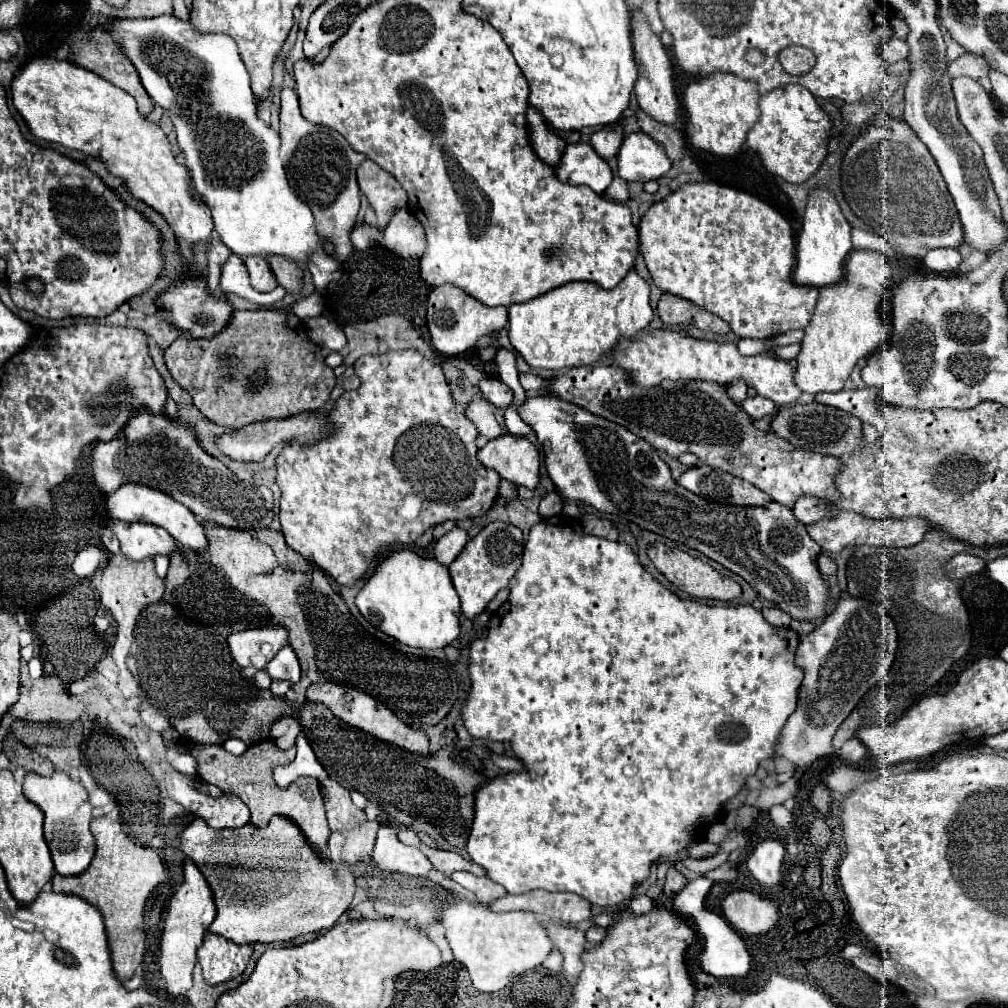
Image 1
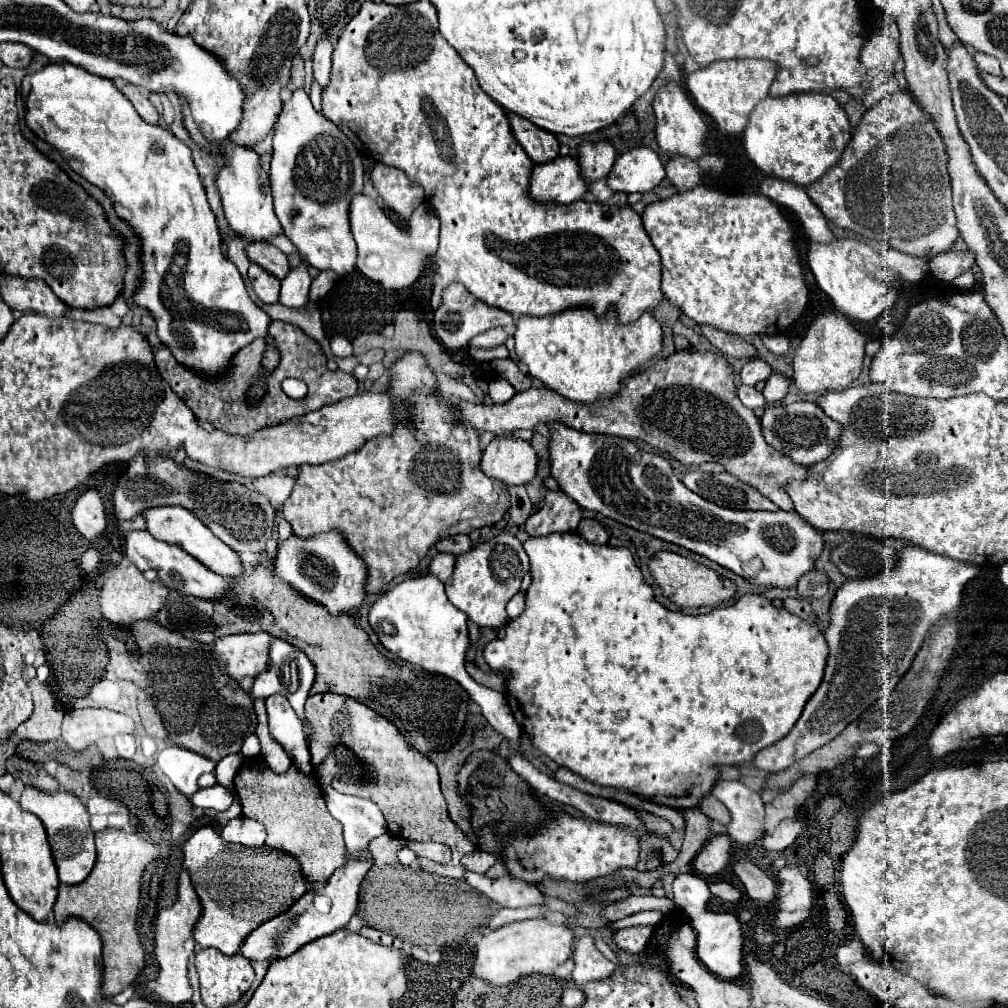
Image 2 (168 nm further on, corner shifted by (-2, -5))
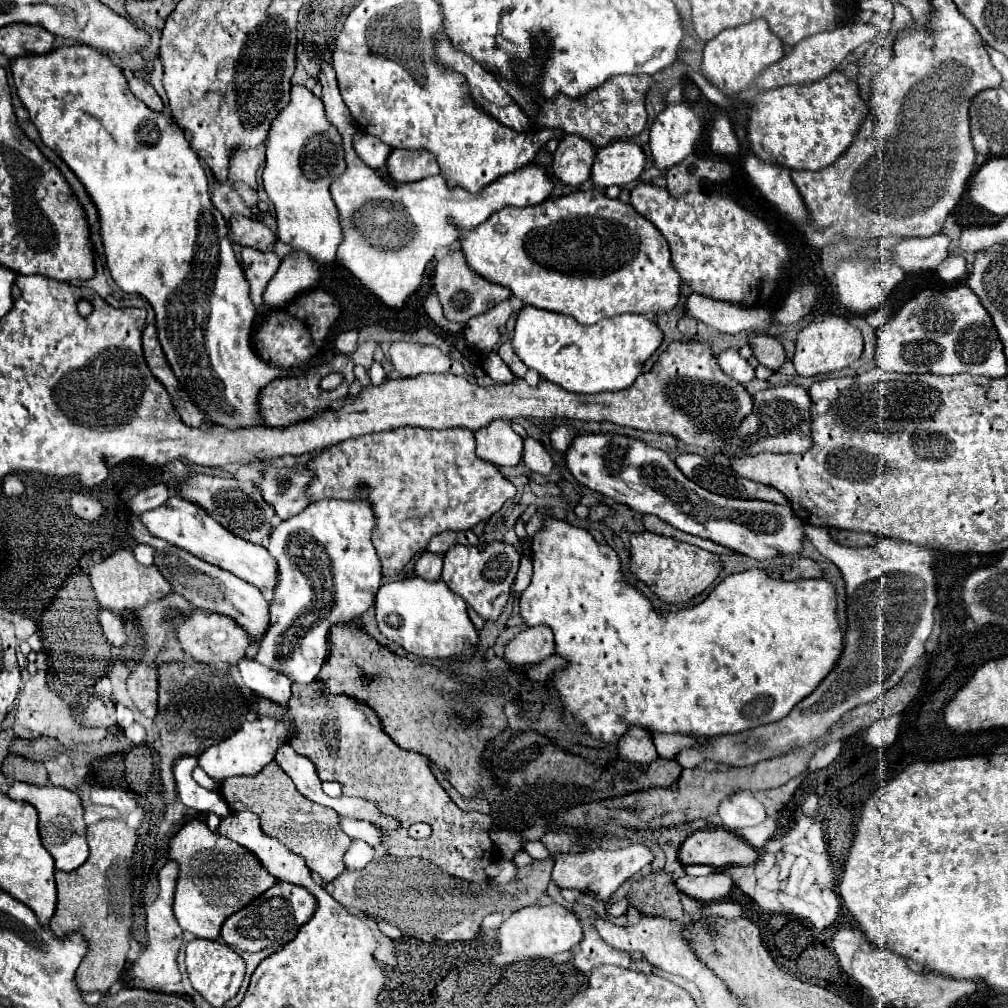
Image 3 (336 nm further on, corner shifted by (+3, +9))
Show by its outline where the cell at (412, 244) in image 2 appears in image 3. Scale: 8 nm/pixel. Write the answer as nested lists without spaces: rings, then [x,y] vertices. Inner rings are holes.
[[[328,61],[320,63],[318,81],[322,85],[322,101],[324,101],[326,117],[338,127],[338,131],[344,137],[346,163],[348,163],[346,173],[340,175],[330,187],[332,199],[338,207],[344,227],[344,241],[338,247],[336,261],[342,267],[346,267],[356,279],[360,279],[362,285],[370,289],[382,303],[386,303],[392,309],[402,309],[406,299],[420,287],[424,269],[428,261],[436,255],[436,251],[442,247],[452,247],[458,241],[458,227],[464,229],[476,227],[504,205],[514,205],[514,207],[538,205],[554,189],[554,181],[546,173],[546,167],[536,163],[528,163],[518,171],[496,179],[492,185],[488,185],[488,189],[484,189],[484,193],[478,195],[464,193],[464,189],[448,189],[446,181],[440,175],[426,177],[416,183],[390,185],[382,177],[378,177],[374,169],[370,169],[356,157],[352,149],[352,133],[356,133],[356,127],[338,93],[336,73]],[[368,203],[384,203],[384,205],[372,205],[372,209],[364,209],[364,213],[360,213],[360,225],[356,225],[358,211]]]

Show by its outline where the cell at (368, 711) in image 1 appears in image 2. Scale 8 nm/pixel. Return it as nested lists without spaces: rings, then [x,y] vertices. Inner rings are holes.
[[[335,693],[309,695],[305,703],[305,719],[313,731],[309,739],[313,767],[319,767],[329,757],[329,747],[335,749],[337,745],[343,745],[345,749],[351,749],[353,755],[367,767],[367,775],[361,779],[337,777],[331,781],[331,785],[341,793],[359,795],[377,803],[393,835],[413,841],[439,841],[449,845],[453,851],[453,863],[439,865],[419,857],[421,869],[443,877],[463,879],[467,869],[461,865],[461,859],[473,853],[477,847],[451,821],[445,797],[439,789],[439,775],[435,763],[429,757],[413,751],[413,747],[405,743],[405,737],[397,731],[393,723],[349,697]]]

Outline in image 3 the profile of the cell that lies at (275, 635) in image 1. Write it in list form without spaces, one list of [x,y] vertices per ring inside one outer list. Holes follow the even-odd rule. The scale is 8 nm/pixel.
[[[194,609],[178,627],[178,641],[184,649],[184,655],[202,663],[238,665],[238,661],[246,655],[246,649],[252,643],[248,637],[250,635],[240,625],[236,625],[230,617],[224,617],[220,613],[200,611],[200,609]]]

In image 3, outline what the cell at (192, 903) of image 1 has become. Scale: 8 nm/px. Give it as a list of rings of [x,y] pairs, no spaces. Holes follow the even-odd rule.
[[[168,861],[160,873],[160,893],[158,899],[146,907],[146,927],[148,927],[148,947],[140,953],[138,961],[132,965],[134,973],[134,985],[154,991],[160,985],[168,983],[180,983],[180,971],[176,963],[178,949],[182,945],[182,929],[174,917],[174,893],[176,893],[176,881],[178,881],[178,867],[176,861]]]

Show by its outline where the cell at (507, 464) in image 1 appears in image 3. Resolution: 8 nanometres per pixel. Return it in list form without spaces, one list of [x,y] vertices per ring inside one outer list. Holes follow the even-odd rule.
[[[496,419],[488,427],[474,431],[476,455],[496,467],[516,467],[522,461],[524,441],[512,431],[508,421]]]

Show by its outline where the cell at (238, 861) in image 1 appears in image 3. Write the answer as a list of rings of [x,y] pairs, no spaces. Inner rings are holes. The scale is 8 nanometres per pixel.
[[[198,819],[188,821],[170,841],[170,859],[180,865],[174,915],[184,931],[190,931],[200,939],[218,939],[222,923],[230,915],[244,909],[278,883],[278,879],[262,867],[254,853],[236,841],[210,831],[208,825]]]

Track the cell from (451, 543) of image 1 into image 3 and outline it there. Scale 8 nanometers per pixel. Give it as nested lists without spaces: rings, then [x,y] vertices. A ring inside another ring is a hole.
[[[424,551],[416,563],[416,575],[424,577],[424,579],[440,579],[442,559],[444,559],[442,553]]]

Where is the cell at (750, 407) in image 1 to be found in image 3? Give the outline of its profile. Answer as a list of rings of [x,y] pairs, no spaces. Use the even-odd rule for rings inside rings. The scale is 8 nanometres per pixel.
[[[728,349],[718,355],[718,363],[726,375],[730,375],[740,385],[748,385],[754,379],[754,369],[748,365],[746,359],[738,355],[736,349]]]

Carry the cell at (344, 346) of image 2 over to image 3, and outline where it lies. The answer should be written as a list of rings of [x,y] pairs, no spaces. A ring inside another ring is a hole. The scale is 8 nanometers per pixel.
[[[352,329],[352,331],[340,331],[336,337],[334,337],[334,347],[344,353],[344,355],[350,355],[356,351],[356,339],[358,339],[358,333]]]

